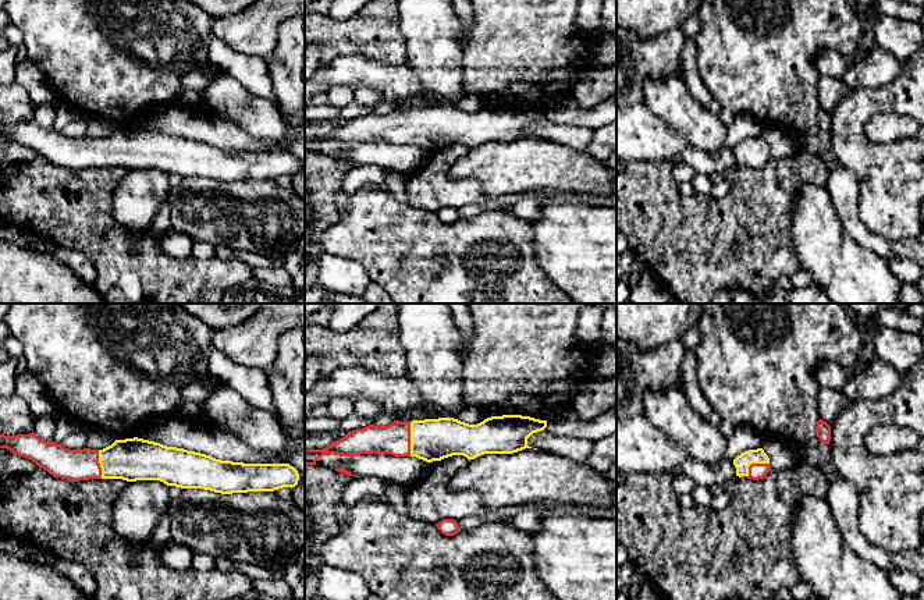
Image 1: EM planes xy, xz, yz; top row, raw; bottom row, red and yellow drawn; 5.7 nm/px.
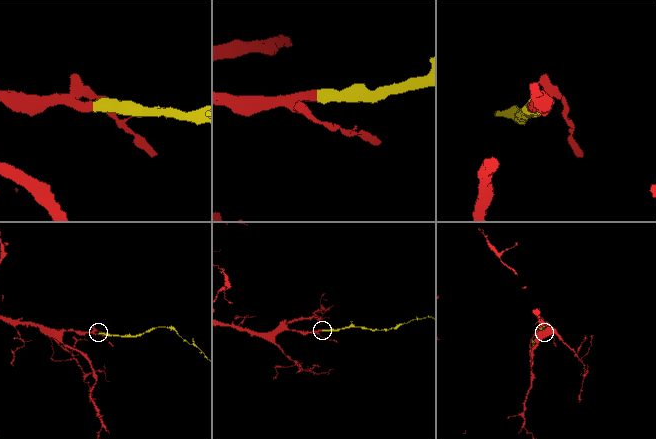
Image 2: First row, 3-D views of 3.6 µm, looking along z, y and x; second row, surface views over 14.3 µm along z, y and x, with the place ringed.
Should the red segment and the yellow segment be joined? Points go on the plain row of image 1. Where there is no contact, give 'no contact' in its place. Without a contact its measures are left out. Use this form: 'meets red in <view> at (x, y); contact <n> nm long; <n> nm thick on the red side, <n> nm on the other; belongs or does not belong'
meets red in yz at (752, 152); contact 190 nm long; 100 nm thick on the red side, 90 nm on the other; belongs

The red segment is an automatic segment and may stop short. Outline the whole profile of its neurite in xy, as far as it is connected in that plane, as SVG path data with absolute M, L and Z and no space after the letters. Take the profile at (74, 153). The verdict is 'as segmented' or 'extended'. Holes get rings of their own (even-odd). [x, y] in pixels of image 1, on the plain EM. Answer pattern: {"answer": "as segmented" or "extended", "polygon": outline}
{"answer": "extended", "polygon": "M35 121L4 124L0 123L0 136L33 149L50 163L70 170L89 167L160 168L167 174L181 177L205 177L221 182L248 180L274 180L282 175L295 175L298 159L289 152L244 152L216 148L210 143L167 135L143 127L116 128L103 138L68 138L54 129L40 128Z"}

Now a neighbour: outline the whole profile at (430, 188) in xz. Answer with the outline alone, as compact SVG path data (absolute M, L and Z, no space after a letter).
M463 143L430 150L426 164L406 180L409 205L433 213L443 207L458 210L472 203L483 205L479 181L454 180L449 175L449 168L468 152Z

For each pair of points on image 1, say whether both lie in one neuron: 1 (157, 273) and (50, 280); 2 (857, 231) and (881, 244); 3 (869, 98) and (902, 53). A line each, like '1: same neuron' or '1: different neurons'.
1: different neurons
2: same neuron
3: different neurons

